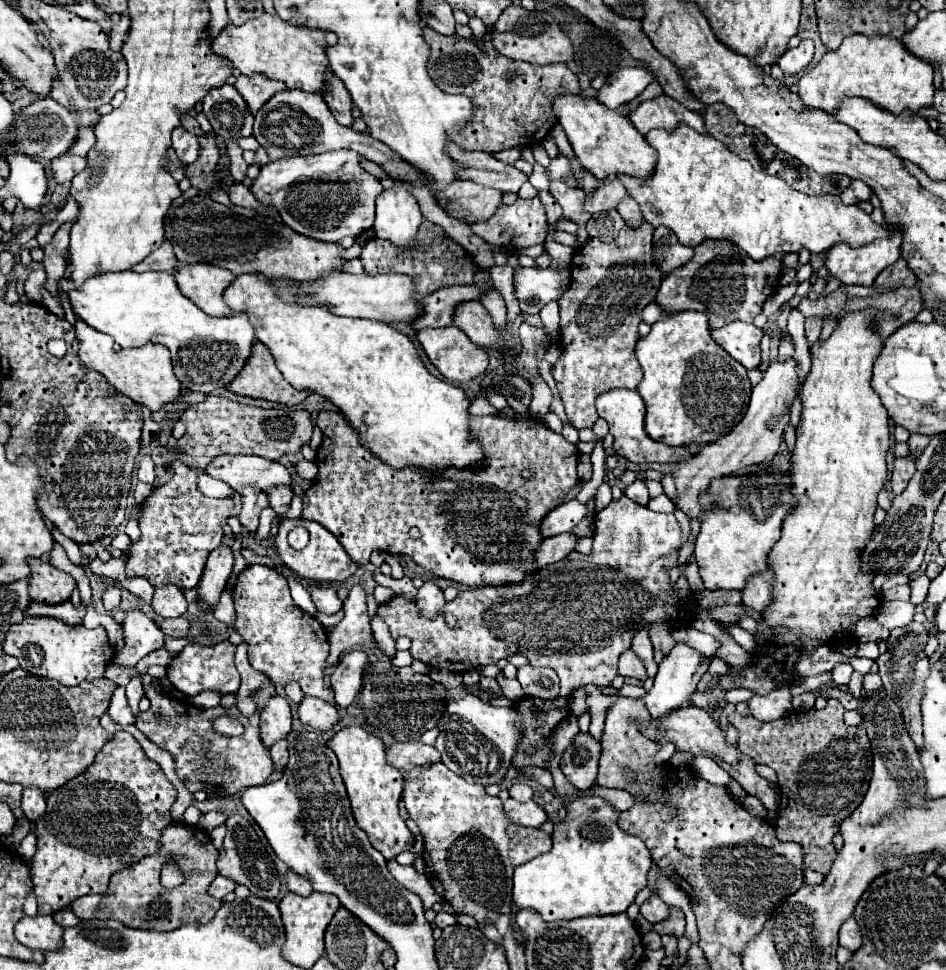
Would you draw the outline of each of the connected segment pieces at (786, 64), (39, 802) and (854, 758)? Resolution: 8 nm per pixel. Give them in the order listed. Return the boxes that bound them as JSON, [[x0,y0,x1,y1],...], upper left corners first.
[[778,39,814,75],[22,787,46,821],[728,699,872,873]]

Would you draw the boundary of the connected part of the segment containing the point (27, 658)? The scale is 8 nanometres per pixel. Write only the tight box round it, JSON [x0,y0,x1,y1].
[2,617,114,687]

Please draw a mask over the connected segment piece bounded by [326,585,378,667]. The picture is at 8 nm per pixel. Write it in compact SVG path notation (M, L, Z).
M354 585L350 589L348 599L344 601L344 613L346 613L344 619L330 633L330 655L328 655L326 667L334 667L344 649L378 647L378 643L372 635L372 629L370 629L366 593L364 593L362 585Z

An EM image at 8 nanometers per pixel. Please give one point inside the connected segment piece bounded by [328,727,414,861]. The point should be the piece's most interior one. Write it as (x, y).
(374, 788)

